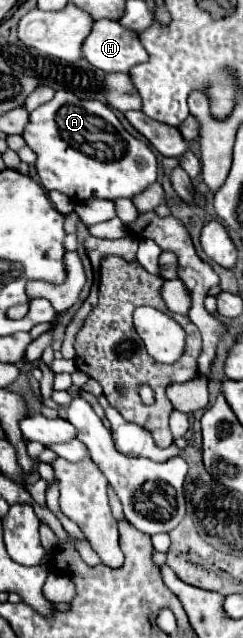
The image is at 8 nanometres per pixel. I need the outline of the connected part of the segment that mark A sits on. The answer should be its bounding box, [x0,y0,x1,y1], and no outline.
[24,92,158,204]

